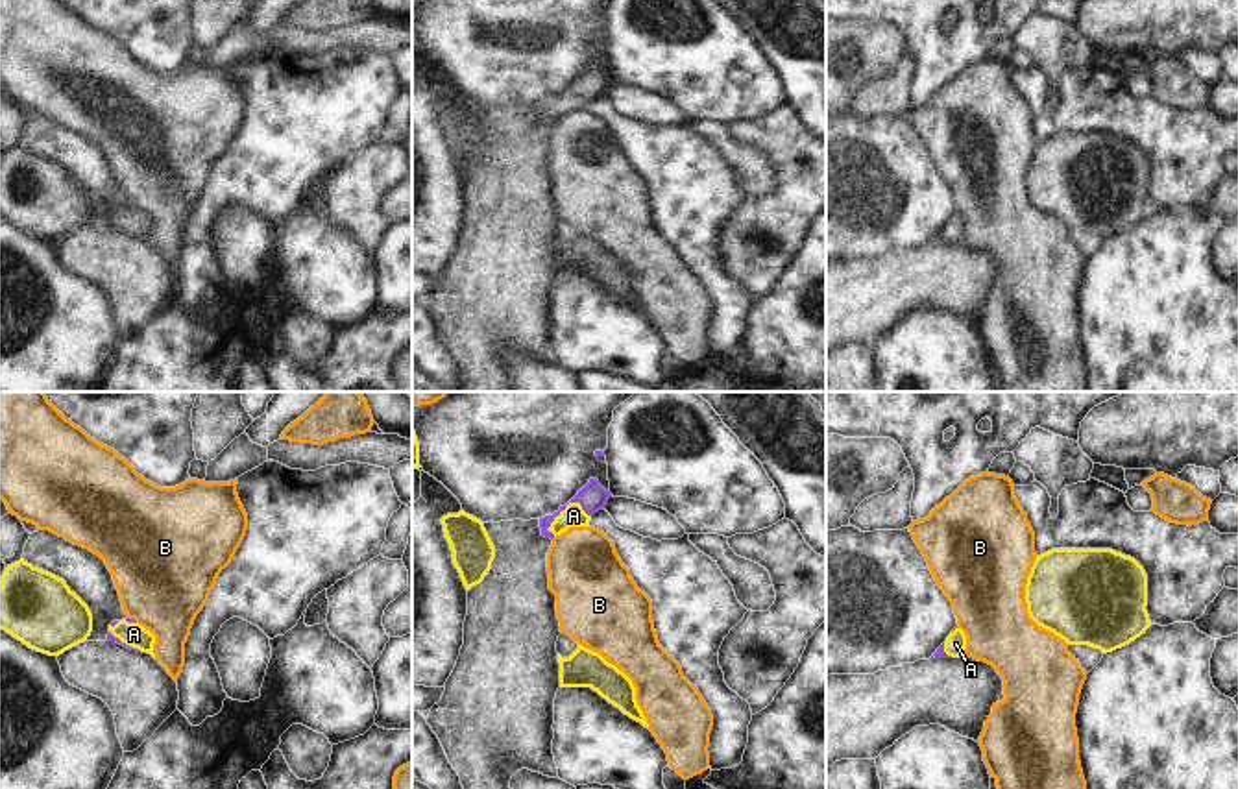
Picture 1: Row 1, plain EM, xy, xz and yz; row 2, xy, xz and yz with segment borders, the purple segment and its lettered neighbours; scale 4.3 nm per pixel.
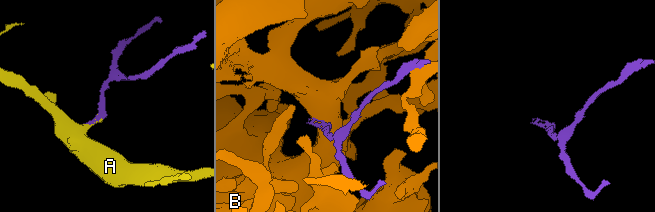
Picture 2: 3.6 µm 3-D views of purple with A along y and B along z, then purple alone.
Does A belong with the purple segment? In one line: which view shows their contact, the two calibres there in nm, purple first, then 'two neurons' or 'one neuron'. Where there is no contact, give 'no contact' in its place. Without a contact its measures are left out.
xz | 120/100 nm | one neuron

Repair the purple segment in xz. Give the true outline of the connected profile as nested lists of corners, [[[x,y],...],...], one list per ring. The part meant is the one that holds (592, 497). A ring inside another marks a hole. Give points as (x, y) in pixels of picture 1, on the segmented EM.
[[[597,479],[578,490],[578,493],[552,516],[540,519],[541,536],[554,538],[565,532],[569,527],[589,527],[591,516],[602,510],[612,497]]]

